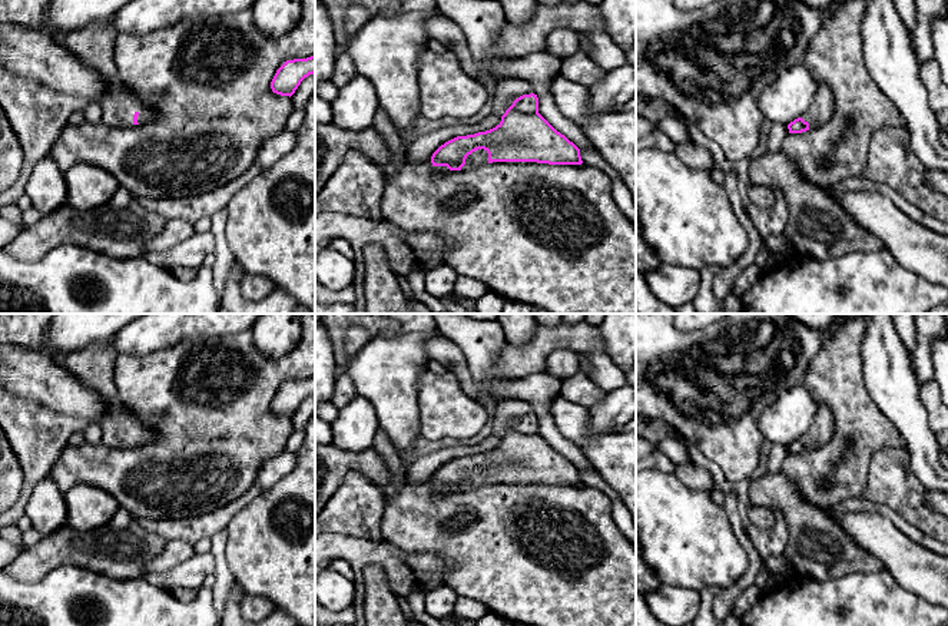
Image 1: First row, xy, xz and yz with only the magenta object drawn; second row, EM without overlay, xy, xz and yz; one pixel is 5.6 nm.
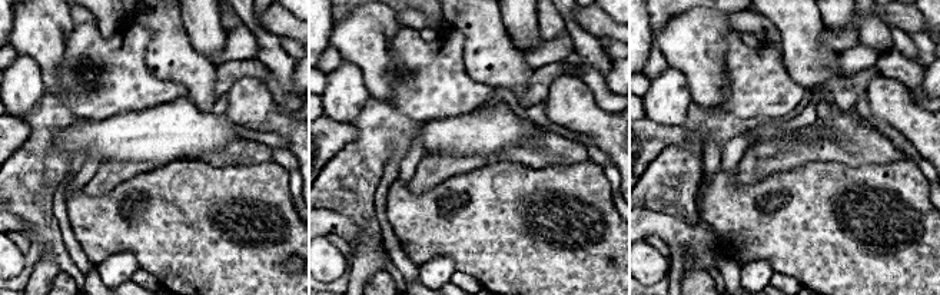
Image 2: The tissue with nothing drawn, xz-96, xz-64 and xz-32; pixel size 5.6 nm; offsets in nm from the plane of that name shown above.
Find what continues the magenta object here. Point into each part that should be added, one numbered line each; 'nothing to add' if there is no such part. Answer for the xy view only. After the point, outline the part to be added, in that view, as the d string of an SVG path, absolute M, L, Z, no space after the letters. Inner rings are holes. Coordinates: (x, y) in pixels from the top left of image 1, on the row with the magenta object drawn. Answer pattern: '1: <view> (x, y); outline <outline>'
1: xy (93, 45); outline M109 19L66 34L62 43L113 85L113 89L99 102L103 110L102 123L129 127L133 126L133 115L137 112L137 123L145 125L156 117L156 112L117 87L120 76L115 64L116 36Z

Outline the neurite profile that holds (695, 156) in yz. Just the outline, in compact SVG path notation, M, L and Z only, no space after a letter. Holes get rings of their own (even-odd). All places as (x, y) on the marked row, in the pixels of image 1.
M693 142L677 145L674 153L692 169L710 170L715 168L713 156L709 149Z

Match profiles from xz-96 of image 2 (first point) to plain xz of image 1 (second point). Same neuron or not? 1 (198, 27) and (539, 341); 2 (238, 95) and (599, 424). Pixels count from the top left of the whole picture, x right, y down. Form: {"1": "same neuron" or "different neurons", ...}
{"1": "different neurons", "2": "different neurons"}

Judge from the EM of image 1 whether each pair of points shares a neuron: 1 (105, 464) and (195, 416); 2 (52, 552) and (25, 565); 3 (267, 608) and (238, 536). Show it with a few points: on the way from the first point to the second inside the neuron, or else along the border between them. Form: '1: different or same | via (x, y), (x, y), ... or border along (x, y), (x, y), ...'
1: same | via (128, 464), (146, 464), (172, 439)
2: same | via (45, 556), (32, 563)
3: different | border along (245, 592), (268, 598), (278, 609)

